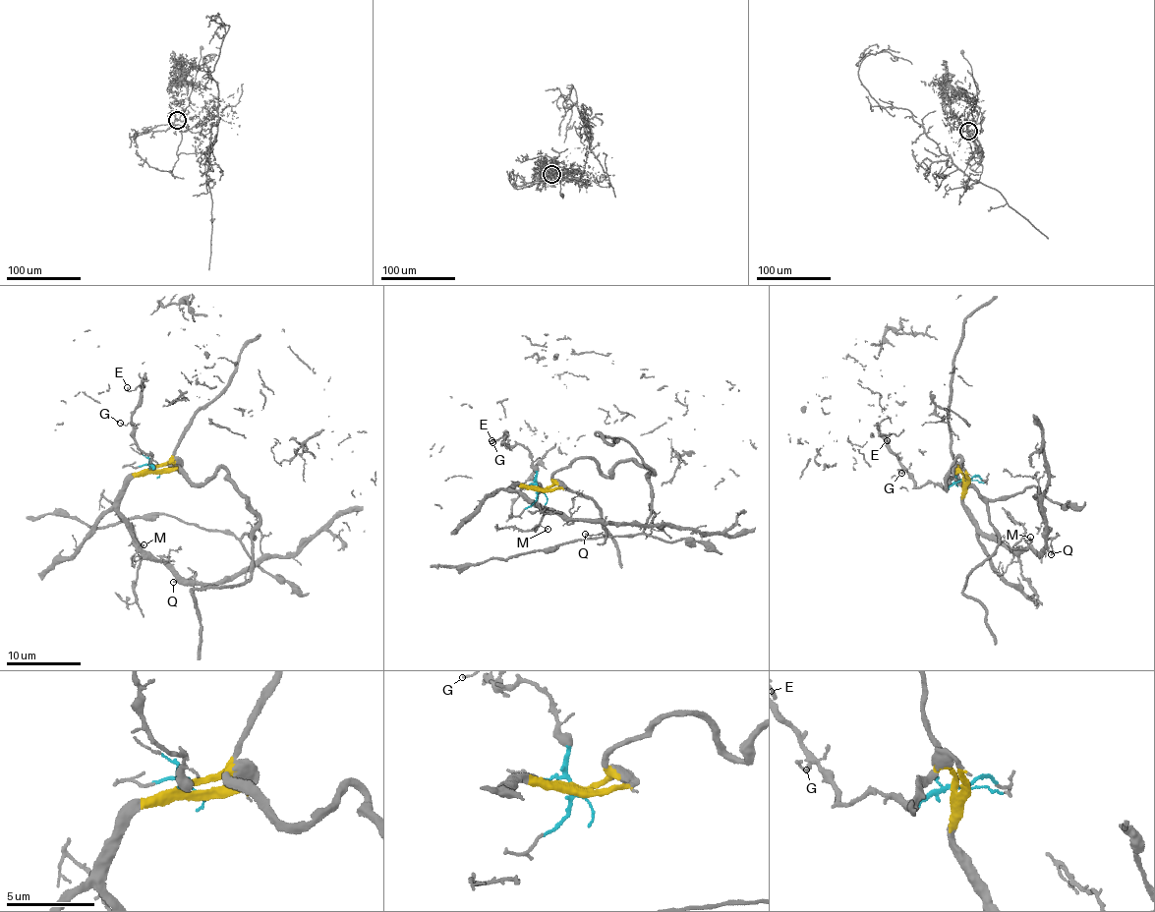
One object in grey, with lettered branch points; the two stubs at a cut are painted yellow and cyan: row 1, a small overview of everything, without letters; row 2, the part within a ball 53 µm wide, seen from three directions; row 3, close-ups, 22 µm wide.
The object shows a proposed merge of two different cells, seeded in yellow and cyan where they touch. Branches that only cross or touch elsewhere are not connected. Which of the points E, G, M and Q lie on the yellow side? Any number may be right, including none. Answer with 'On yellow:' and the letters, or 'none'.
On yellow: M, Q

